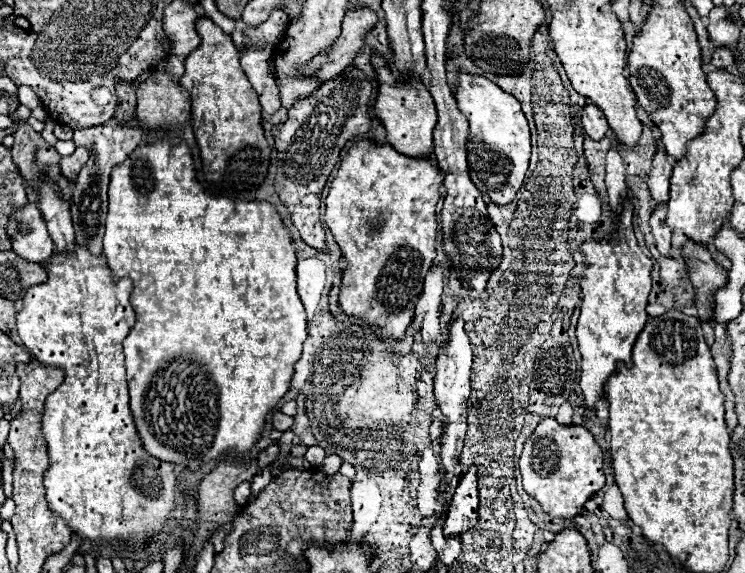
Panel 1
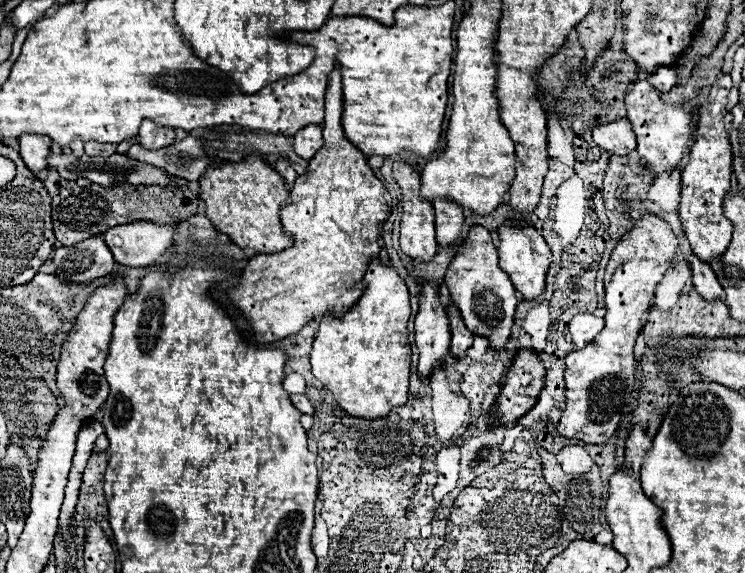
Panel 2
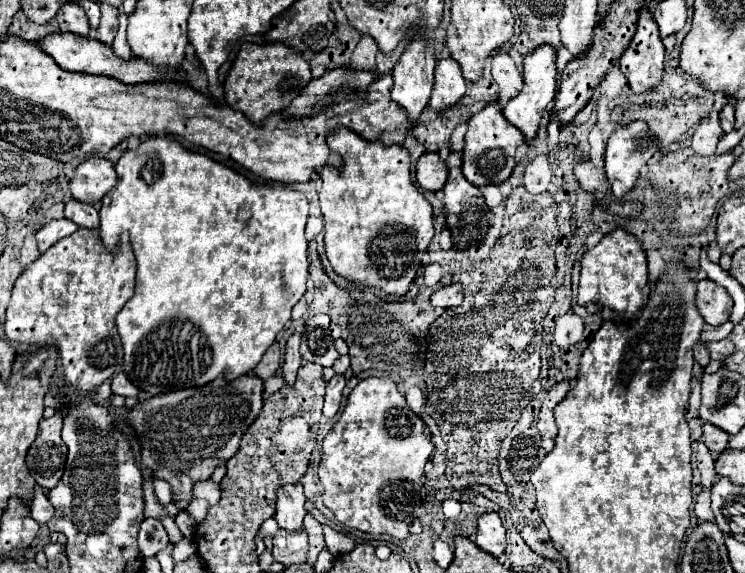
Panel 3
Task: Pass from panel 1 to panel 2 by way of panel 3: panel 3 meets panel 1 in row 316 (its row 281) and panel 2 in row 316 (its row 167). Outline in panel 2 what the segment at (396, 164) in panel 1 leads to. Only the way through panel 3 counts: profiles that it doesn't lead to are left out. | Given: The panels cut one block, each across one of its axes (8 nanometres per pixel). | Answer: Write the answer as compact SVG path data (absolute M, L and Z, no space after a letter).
M374 260L368 266L364 276L364 292L360 300L342 316L322 316L320 330L314 338L310 352L312 374L334 394L338 406L354 418L382 418L394 406L402 406L408 400L408 376L410 376L410 358L412 350L408 344L406 324L410 318L410 298L404 280L396 274L392 266L384 266L380 260Z

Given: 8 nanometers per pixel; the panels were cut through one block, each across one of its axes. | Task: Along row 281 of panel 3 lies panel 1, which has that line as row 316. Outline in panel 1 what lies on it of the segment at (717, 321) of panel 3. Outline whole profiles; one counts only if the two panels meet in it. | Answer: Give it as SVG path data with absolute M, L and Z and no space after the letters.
M688 240L684 244L684 256L686 256L686 266L690 272L692 286L696 290L696 308L698 316L702 320L712 318L712 296L718 288L724 288L728 282L728 272L720 268L706 246Z

